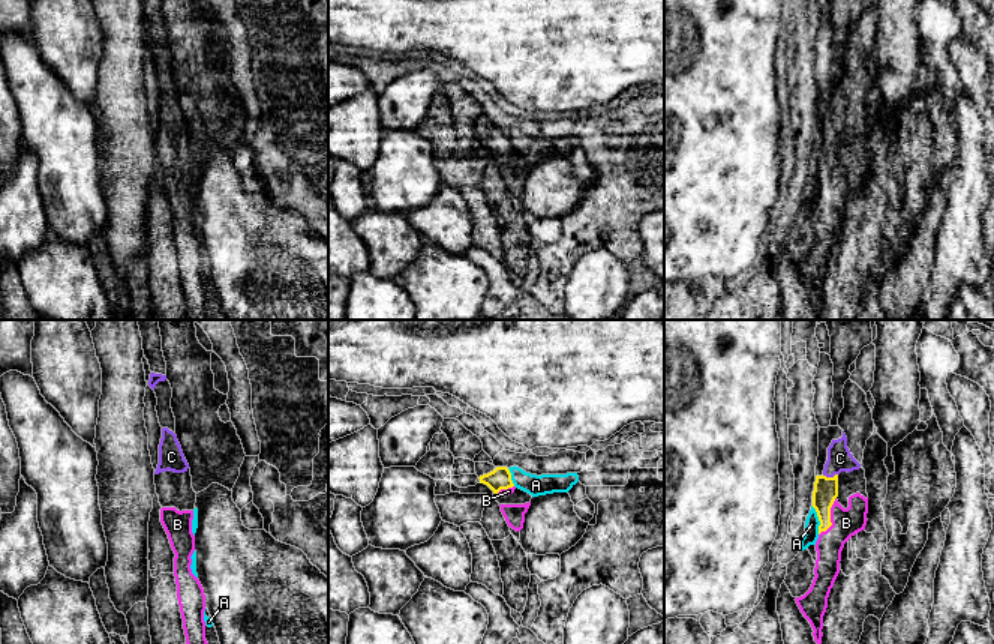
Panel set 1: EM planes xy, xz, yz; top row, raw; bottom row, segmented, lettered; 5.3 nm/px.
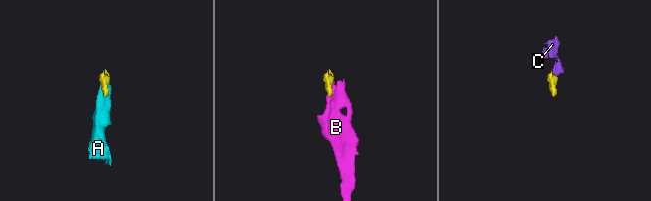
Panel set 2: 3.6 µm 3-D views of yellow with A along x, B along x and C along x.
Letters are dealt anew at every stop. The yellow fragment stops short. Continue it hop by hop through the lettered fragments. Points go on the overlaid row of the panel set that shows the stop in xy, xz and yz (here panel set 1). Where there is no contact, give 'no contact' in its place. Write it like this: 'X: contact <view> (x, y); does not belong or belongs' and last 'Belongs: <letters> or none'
A: contact yz (819, 520); does not belong
B: contact yz (829, 517); belongs
C: contact yz (829, 478); belongs
Belongs: B, C

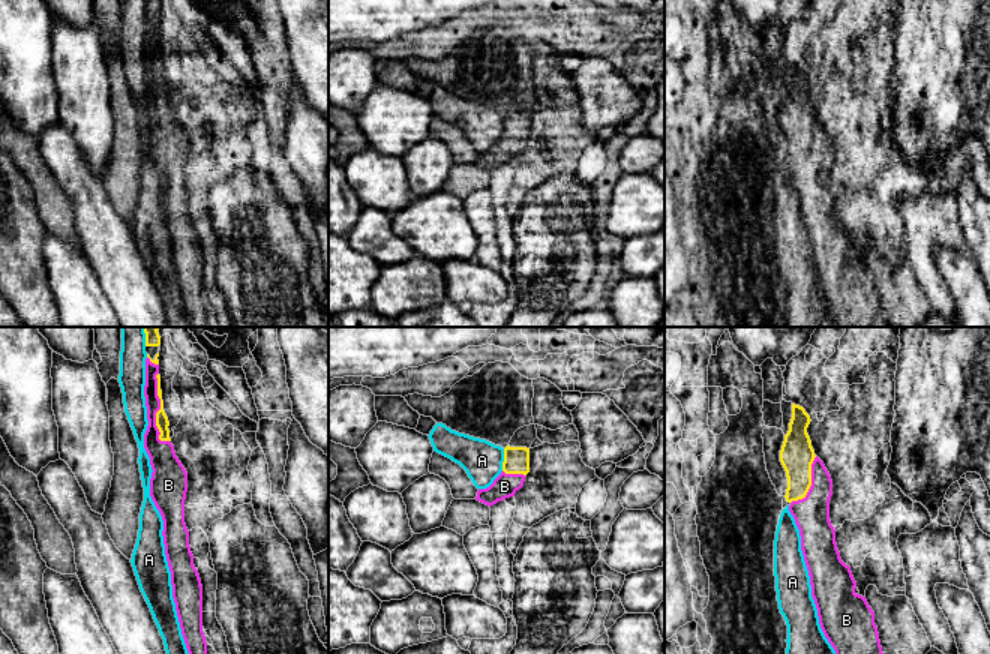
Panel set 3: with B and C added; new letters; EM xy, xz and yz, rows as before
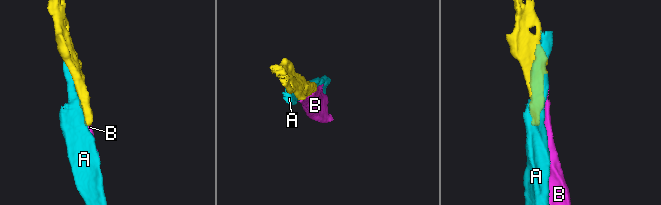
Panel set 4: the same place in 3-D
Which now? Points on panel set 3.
A: contact xz (504, 459); does not belong
B: contact xy (158, 411); belongs
Belongs: B

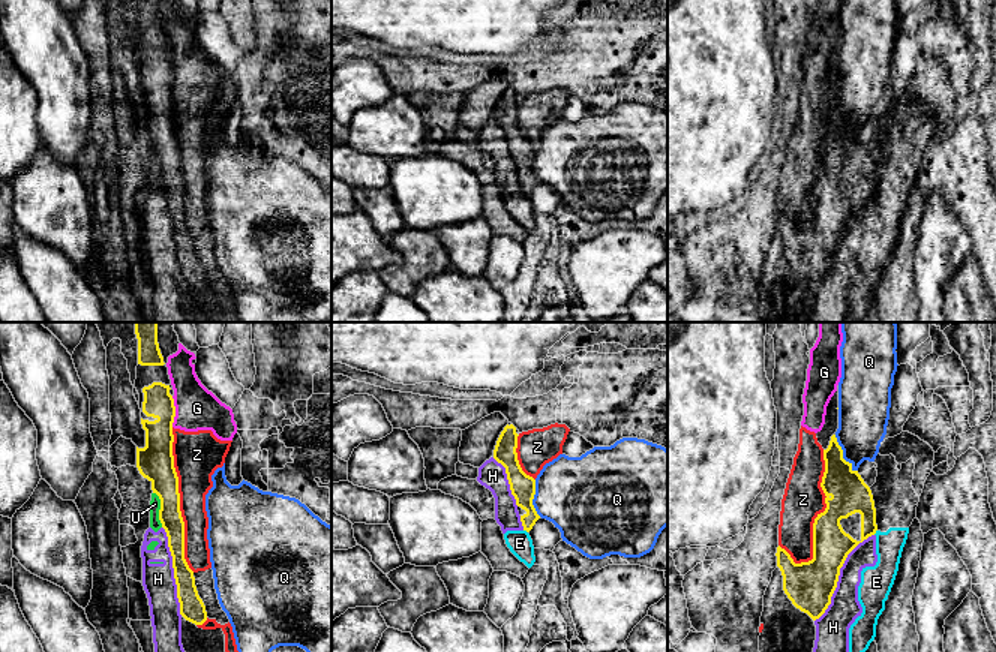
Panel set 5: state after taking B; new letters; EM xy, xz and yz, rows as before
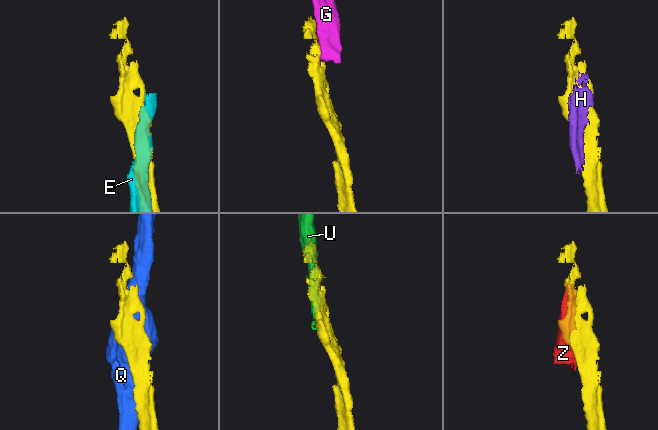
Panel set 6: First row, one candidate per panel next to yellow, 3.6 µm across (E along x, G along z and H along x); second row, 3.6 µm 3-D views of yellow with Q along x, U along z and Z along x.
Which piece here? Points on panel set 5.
E: contact yz (875, 532); does not belong
G: contact xy (174, 411); does not belong
H: contact yz (839, 574); does not belong
Q: contact yz (842, 454); does not belong
U: contact xy (159, 510); does not belong
Z: contact yz (821, 513); does not belong
Belongs: none

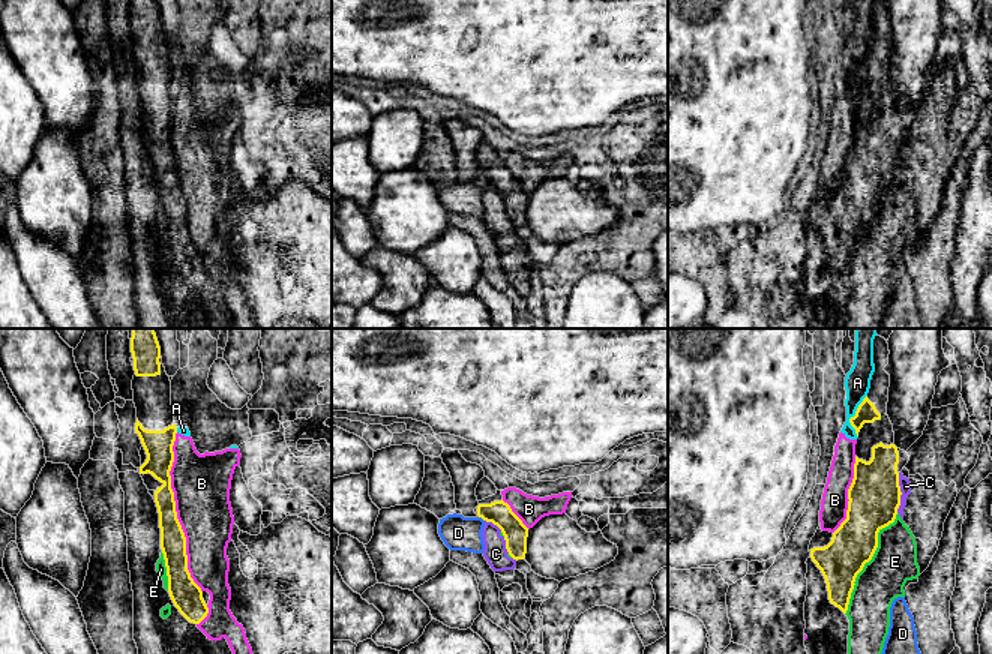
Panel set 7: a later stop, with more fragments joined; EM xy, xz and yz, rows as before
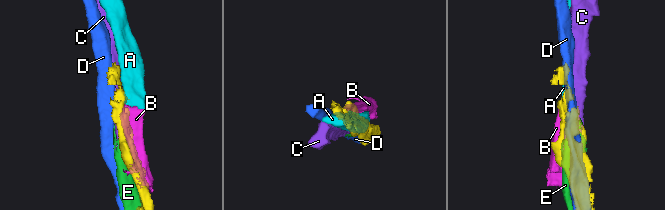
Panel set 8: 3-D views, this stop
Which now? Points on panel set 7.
A: contact yz (854, 416); does not belong
B: contact xy (176, 512); does not belong
C: contact yz (901, 492); does not belong
D: contact xz (482, 518); does not belong
E: contact yz (866, 561); does not belong
Belongs: none

